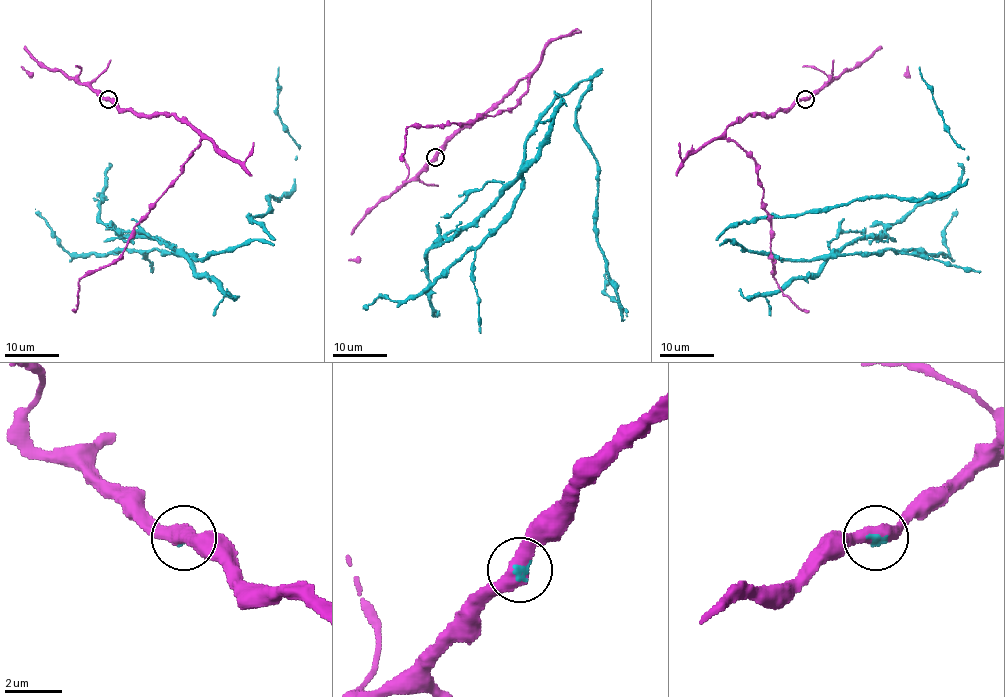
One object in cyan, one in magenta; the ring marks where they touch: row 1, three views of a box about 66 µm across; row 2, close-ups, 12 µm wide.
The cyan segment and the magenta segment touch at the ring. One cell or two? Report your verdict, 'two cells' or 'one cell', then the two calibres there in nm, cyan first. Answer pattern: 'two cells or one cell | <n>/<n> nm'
one cell | 130/500 nm

